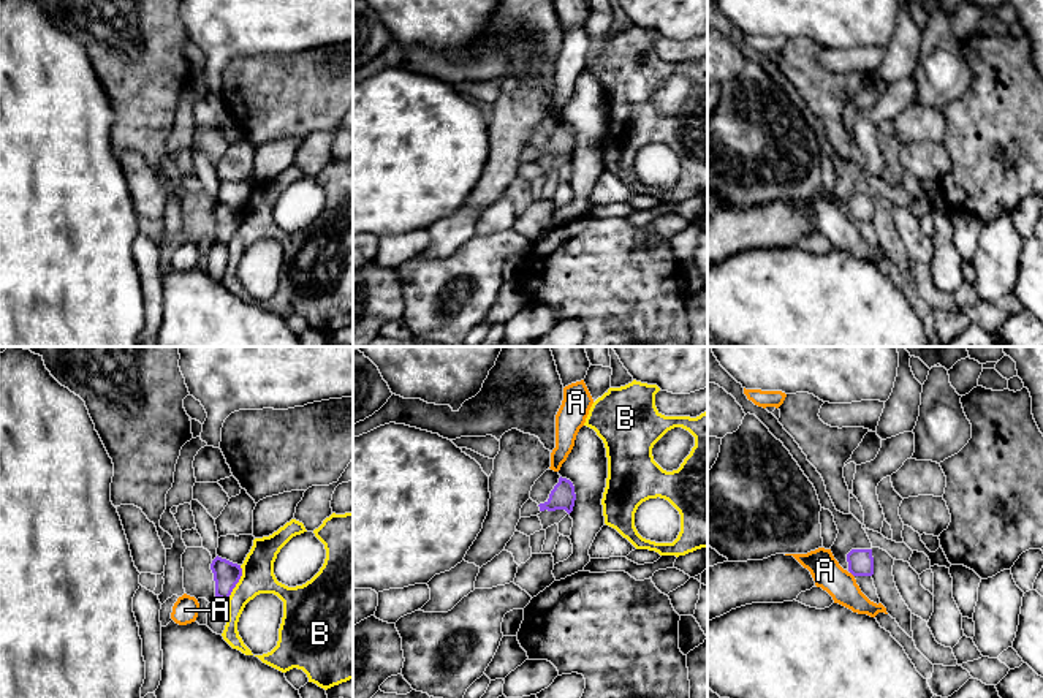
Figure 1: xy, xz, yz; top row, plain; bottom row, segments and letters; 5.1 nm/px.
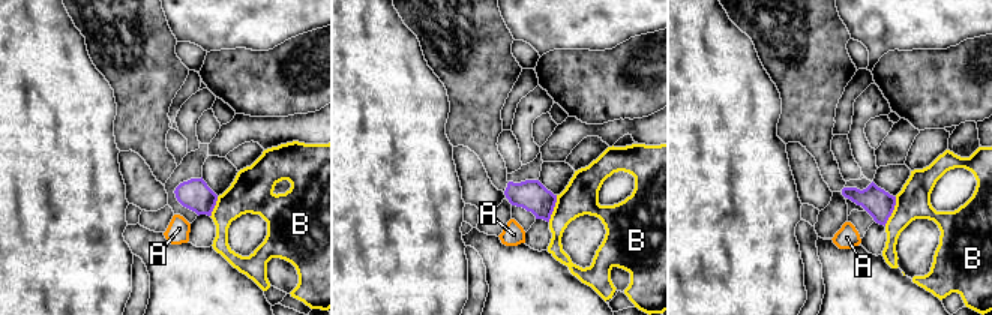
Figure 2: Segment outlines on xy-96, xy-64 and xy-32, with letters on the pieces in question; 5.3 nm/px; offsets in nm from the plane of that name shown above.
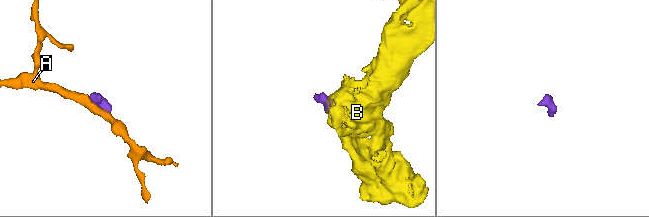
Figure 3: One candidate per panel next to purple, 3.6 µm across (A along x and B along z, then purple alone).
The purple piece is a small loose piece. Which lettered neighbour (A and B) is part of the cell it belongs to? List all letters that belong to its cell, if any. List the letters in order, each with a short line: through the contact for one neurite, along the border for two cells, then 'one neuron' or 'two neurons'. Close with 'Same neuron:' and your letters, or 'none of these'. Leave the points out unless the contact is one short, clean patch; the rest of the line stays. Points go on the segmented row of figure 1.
A: line yz (850, 572), (853, 576); two neurons
B: line xy (241, 565), (241, 578), (227, 600); two neurons
Same neuron: none of these

